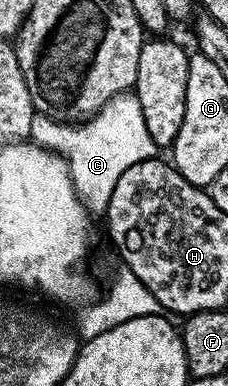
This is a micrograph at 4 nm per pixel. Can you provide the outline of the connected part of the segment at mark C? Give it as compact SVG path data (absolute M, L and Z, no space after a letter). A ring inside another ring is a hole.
M134 93L112 97L112 101L105 103L85 121L59 121L36 113L32 117L30 139L66 160L78 197L91 213L105 212L112 189L116 189L116 181L120 181L124 169L132 169L132 165L156 155L152 137L148 137L148 129L144 125L140 101Z

